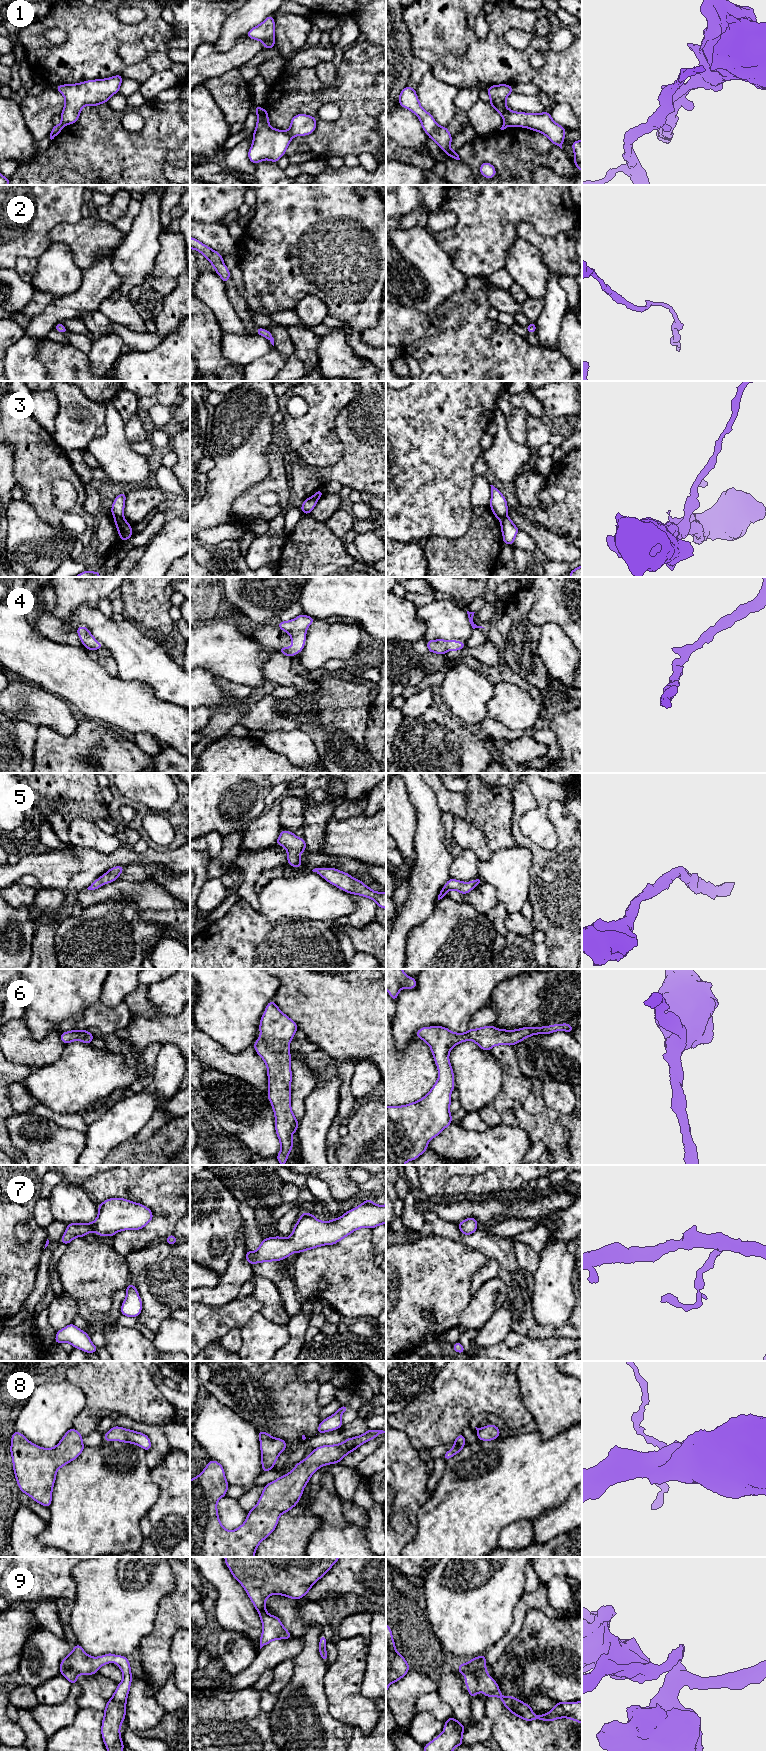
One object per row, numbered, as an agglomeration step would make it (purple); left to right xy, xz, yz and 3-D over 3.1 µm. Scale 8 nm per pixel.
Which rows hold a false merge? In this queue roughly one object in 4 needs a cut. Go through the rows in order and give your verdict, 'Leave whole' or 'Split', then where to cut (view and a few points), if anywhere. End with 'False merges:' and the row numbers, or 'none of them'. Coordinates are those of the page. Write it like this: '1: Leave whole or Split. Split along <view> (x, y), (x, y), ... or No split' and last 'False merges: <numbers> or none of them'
1: Split. Split along xy (61, 122), (64, 125)
2: Leave whole. No split
3: Split. Split along xy (114, 515), (123, 519)
4: Leave whole. No split
5: Leave whole. No split
6: Leave whole. No split
7: Leave whole. No split
8: Leave whole. No split
9: Leave whole. No split
False merges: 1, 3

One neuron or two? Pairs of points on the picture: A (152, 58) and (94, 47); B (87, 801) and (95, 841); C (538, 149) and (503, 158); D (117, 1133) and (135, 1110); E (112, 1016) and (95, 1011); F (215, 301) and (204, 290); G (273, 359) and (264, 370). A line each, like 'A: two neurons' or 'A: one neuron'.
A: one neuron
B: two neurons
C: one neuron
D: one neuron
E: one neuron
F: one neuron
G: one neuron

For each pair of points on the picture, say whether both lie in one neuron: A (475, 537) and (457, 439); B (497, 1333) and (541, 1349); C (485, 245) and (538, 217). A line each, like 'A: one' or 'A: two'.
A: two
B: two
C: one

